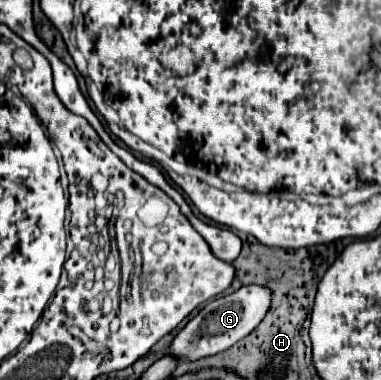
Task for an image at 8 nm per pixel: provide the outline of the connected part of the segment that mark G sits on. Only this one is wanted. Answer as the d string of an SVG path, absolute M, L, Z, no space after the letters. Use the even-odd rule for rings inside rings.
M245 285L241 289L237 289L231 295L219 297L211 303L207 303L175 337L175 341L169 347L169 353L177 355L181 361L185 359L201 359L207 355L215 355L219 351L225 351L229 347L233 347L237 341L241 341L243 337L247 337L267 315L267 311L271 309L271 299L273 299L273 291L265 285Z

